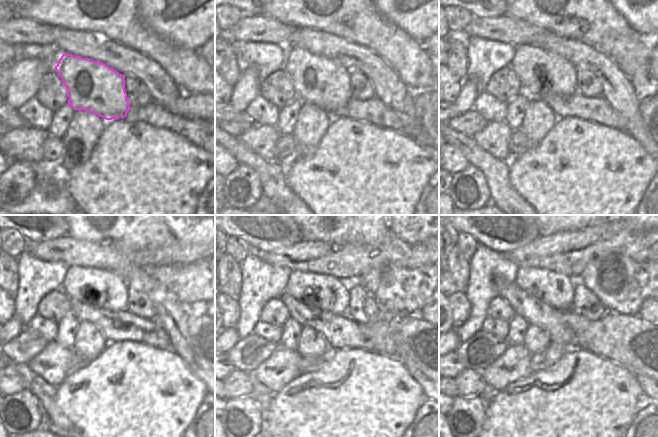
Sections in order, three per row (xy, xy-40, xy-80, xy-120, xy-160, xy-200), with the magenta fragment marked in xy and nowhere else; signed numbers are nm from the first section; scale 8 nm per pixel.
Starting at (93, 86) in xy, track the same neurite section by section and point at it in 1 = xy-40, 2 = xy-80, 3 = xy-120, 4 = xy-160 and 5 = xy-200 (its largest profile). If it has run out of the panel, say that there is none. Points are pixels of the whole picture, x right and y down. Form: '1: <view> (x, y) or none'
1: xy-40 (316, 80)
2: xy-80 (537, 69)
3: xy-120 (105, 290)
4: xy-160 (330, 293)
5: xy-200 (555, 290)

